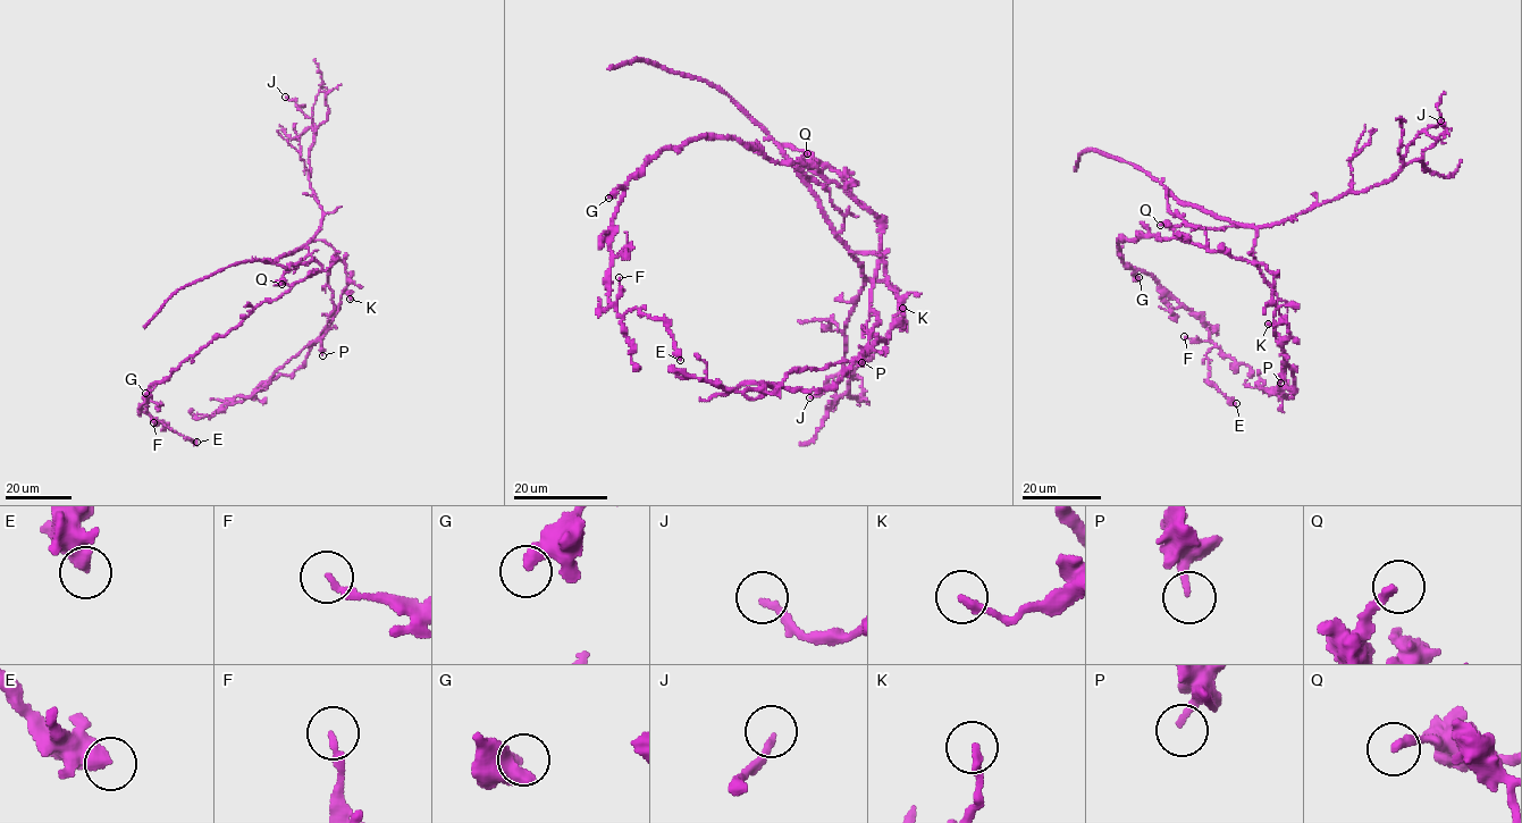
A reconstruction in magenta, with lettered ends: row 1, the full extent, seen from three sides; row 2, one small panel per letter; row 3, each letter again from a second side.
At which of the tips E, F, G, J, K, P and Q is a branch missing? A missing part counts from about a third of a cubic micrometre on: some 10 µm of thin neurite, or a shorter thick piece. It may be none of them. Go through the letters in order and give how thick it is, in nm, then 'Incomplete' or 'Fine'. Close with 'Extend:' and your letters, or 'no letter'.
E: Thickness 480 nm. Fine
F: Thickness 220 nm. Fine
G: Thickness 380 nm. Fine
J: Thickness 180 nm. Fine
K: Thickness 240 nm. Fine
P: Thickness 200 nm. Fine
Q: Thickness 260 nm. Fine
Extend: no letter

